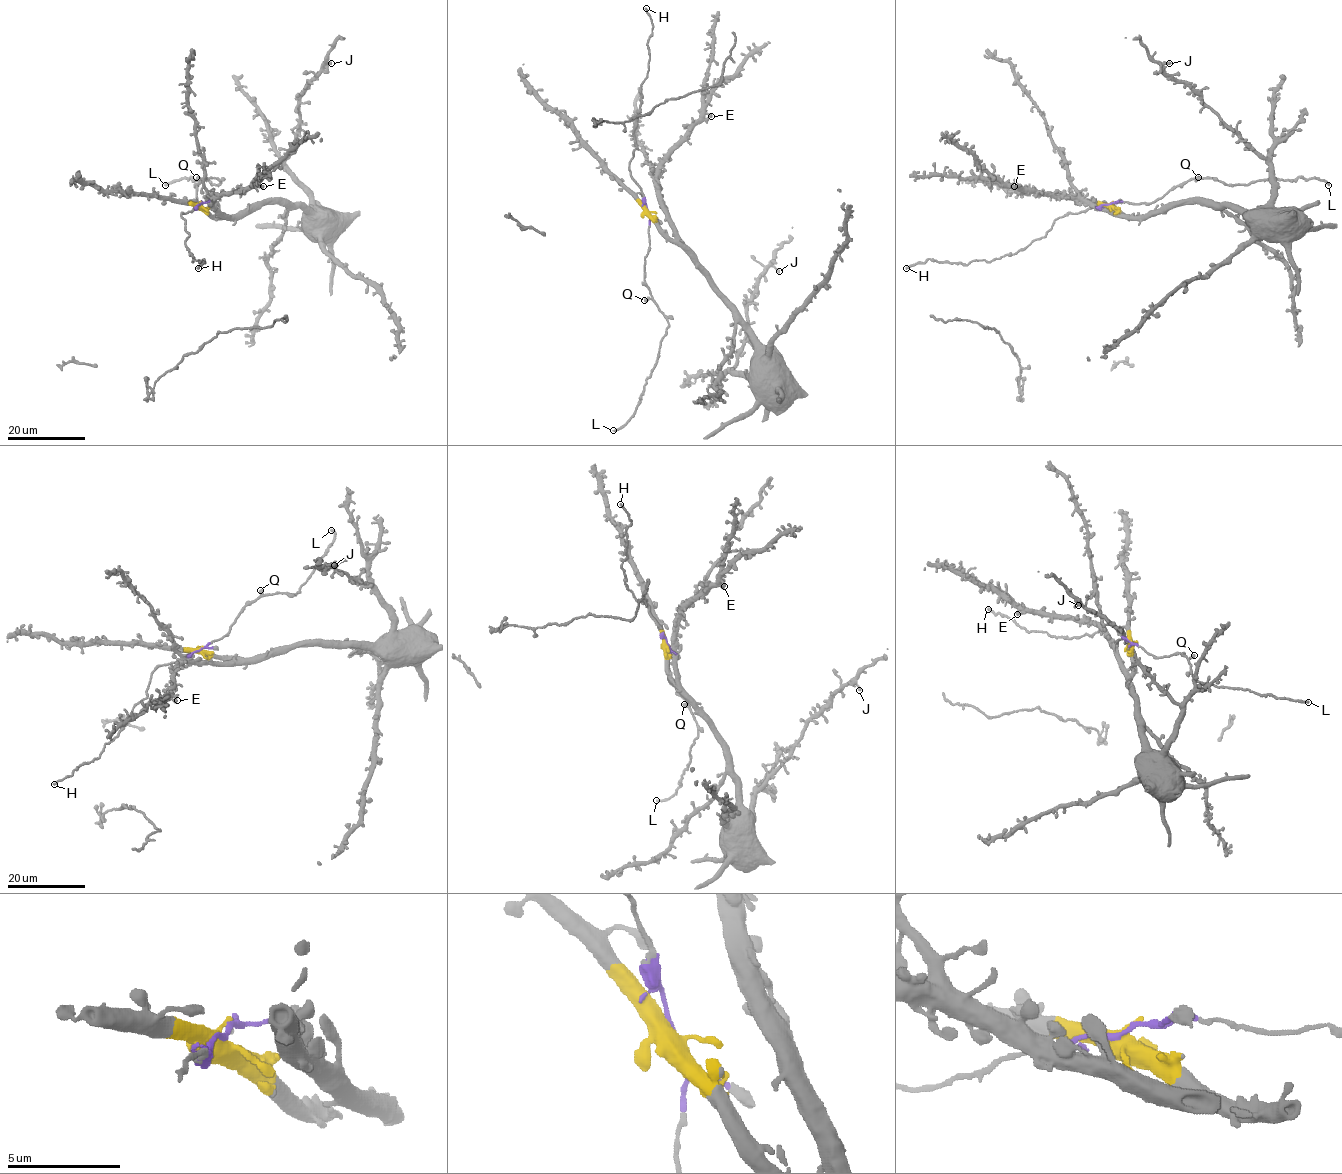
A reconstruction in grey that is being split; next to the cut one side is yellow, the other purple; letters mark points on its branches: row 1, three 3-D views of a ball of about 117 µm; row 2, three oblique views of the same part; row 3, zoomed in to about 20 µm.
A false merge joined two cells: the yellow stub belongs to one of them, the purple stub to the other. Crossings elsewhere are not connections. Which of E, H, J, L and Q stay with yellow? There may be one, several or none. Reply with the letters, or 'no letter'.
E, J

